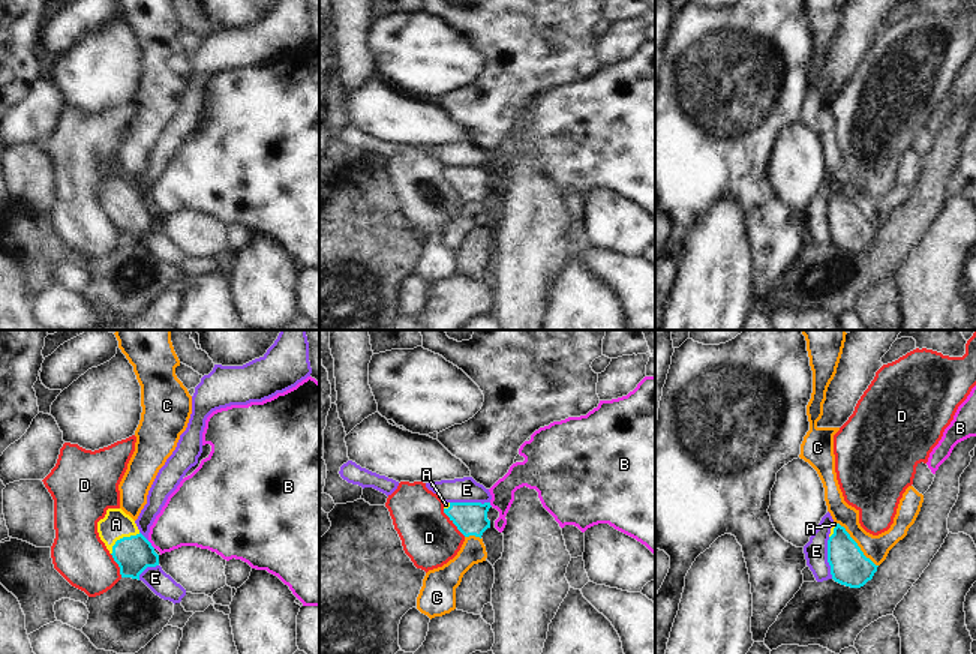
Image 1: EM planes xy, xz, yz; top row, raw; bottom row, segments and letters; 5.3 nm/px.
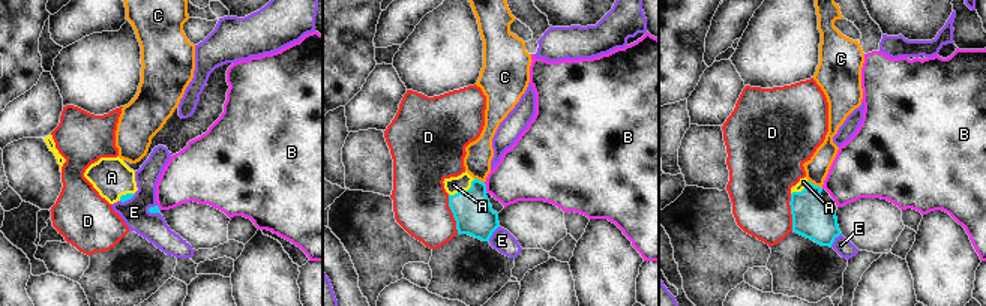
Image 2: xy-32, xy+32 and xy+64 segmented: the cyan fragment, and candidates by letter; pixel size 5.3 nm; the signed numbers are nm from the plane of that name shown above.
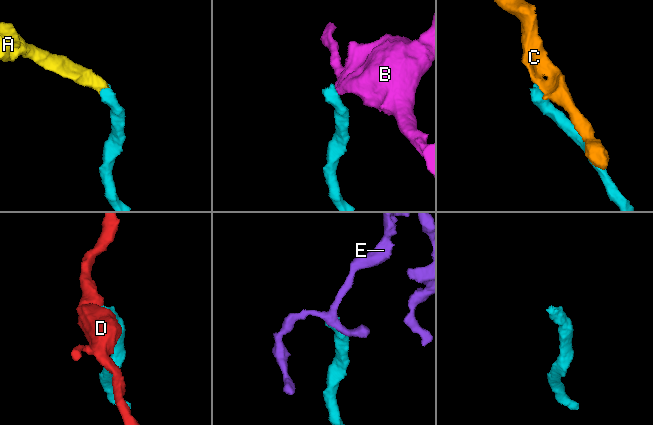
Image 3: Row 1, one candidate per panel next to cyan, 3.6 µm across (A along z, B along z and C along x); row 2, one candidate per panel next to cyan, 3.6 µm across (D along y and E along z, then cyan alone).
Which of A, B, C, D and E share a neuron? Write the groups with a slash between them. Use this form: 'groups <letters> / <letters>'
groups A / B / C / D / E

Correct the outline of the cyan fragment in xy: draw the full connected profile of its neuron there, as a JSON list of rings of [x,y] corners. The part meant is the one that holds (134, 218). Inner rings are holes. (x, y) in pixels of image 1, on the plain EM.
[[[108,172],[105,182],[97,186],[97,196],[118,228],[121,242],[139,244],[147,231],[159,230],[154,212],[121,172]]]

